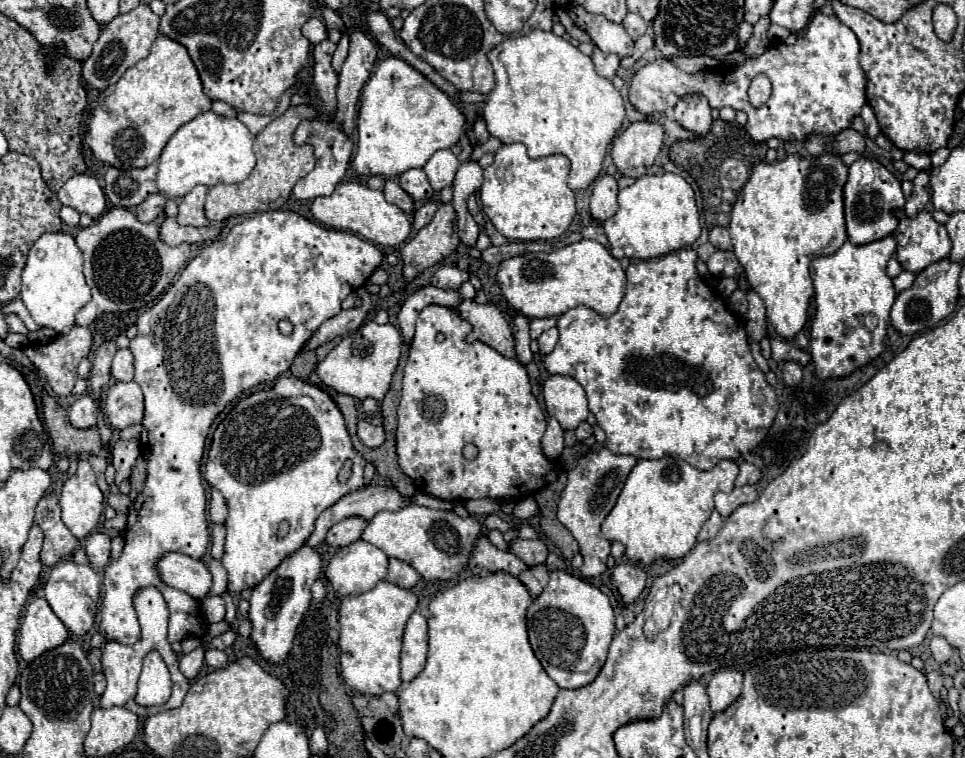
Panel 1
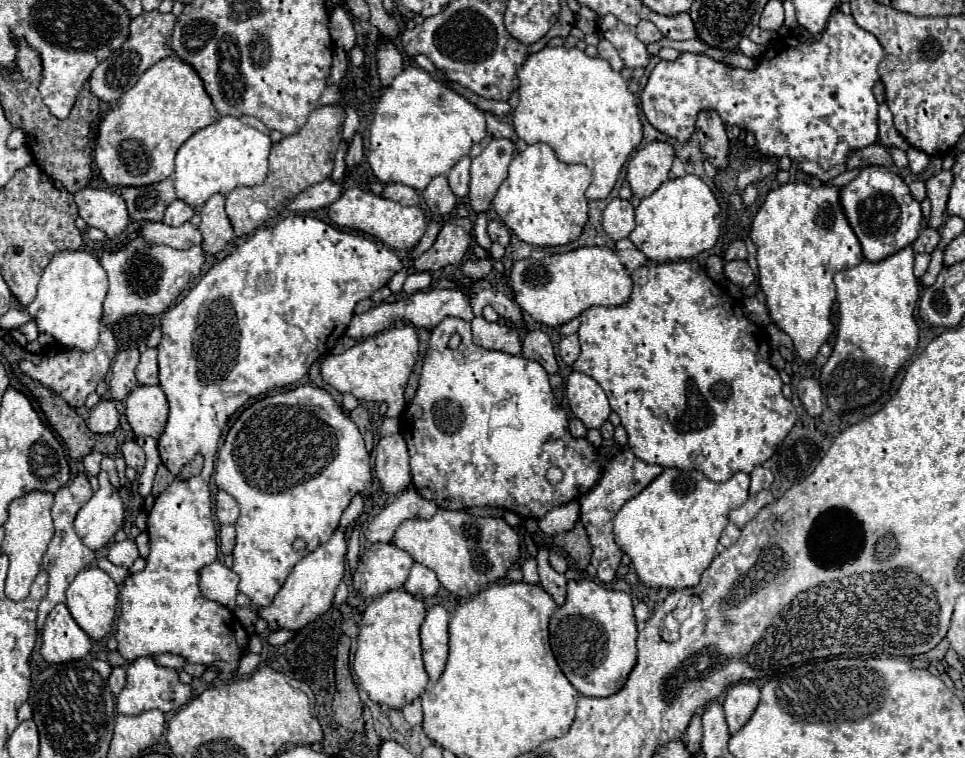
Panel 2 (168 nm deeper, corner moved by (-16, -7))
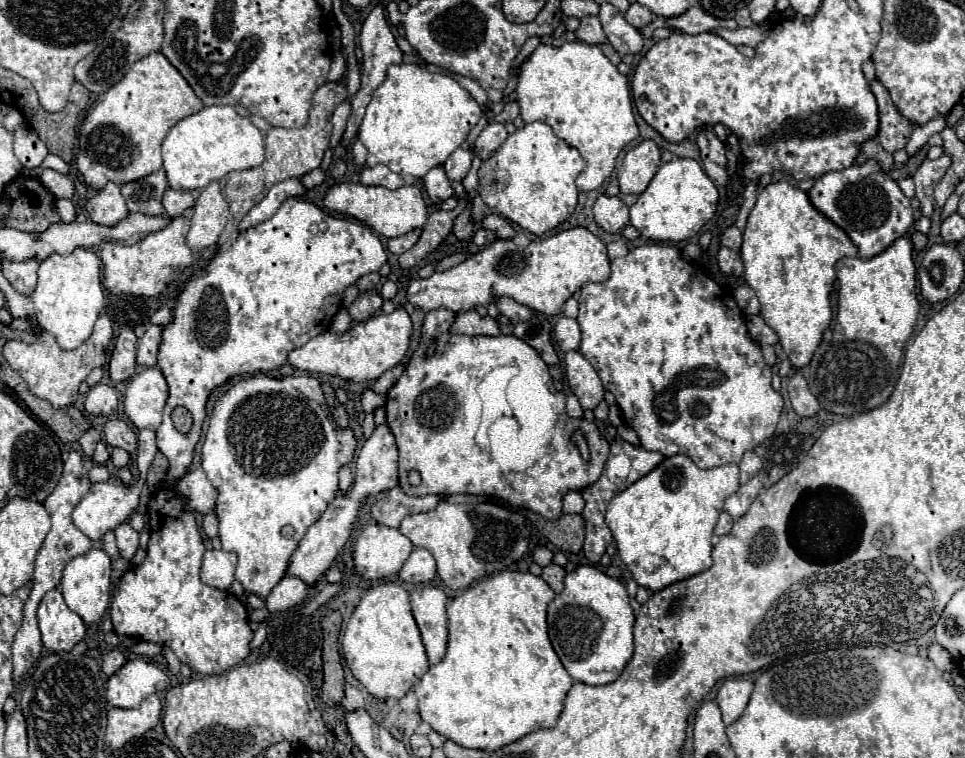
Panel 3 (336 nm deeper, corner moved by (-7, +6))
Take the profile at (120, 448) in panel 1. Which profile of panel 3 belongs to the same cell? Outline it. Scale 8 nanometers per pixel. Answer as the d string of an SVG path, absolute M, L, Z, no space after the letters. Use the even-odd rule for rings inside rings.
M109 420L105 424L105 440L111 446L119 446L133 454L137 450L137 434L123 420Z

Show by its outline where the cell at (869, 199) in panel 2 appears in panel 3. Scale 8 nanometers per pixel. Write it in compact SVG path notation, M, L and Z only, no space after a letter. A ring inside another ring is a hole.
M867 160L861 166L853 164L839 172L823 174L809 190L809 198L821 214L825 214L847 232L847 236L859 248L861 258L871 258L883 252L891 242L895 242L895 238L905 236L915 220L909 198L875 160Z

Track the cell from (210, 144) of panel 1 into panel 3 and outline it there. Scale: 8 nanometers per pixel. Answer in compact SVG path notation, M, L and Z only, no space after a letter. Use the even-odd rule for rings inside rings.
M211 104L211 106L204 106L197 114L179 120L163 140L163 168L167 172L169 186L175 190L199 190L205 188L209 182L221 180L229 172L249 170L259 166L265 158L265 152L263 152L263 134L251 122L251 116L254 115L257 114L251 114L241 104L235 106Z

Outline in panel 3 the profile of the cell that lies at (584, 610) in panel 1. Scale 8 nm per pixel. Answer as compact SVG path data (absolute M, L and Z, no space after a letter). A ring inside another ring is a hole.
M579 566L565 576L565 588L547 608L549 640L573 680L601 686L619 678L633 656L633 608L625 586L595 566Z

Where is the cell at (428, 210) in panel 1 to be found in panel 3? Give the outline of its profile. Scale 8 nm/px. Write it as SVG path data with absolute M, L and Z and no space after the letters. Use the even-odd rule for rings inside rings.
M415 228L415 230L411 230L411 232L407 232L407 234L403 234L403 236L397 236L397 238L391 238L389 240L389 244L387 244L387 248L389 248L389 252L393 252L393 254L403 254L405 250L409 250L417 240L419 240L419 234L421 234L421 230L419 228Z

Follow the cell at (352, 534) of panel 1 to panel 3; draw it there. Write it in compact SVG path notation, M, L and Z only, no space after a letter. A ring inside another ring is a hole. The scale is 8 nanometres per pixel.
M401 486L391 488L385 492L381 500L377 500L371 508L371 518L377 524L385 524L389 528L399 528L399 522L409 514L429 512L443 500L439 496L407 496Z

